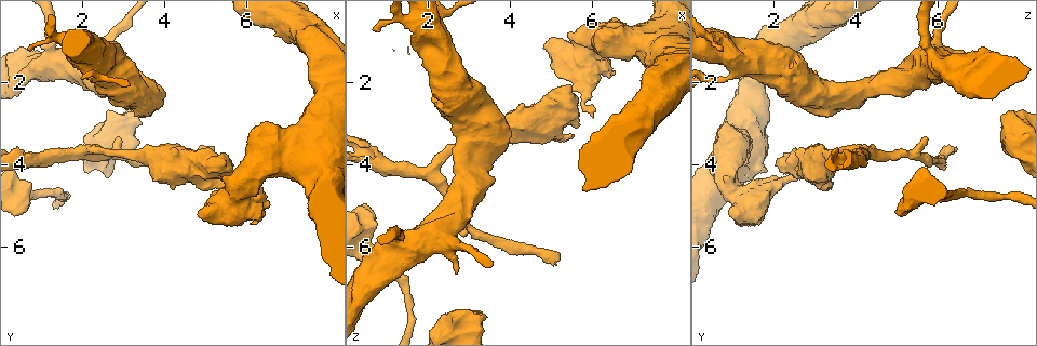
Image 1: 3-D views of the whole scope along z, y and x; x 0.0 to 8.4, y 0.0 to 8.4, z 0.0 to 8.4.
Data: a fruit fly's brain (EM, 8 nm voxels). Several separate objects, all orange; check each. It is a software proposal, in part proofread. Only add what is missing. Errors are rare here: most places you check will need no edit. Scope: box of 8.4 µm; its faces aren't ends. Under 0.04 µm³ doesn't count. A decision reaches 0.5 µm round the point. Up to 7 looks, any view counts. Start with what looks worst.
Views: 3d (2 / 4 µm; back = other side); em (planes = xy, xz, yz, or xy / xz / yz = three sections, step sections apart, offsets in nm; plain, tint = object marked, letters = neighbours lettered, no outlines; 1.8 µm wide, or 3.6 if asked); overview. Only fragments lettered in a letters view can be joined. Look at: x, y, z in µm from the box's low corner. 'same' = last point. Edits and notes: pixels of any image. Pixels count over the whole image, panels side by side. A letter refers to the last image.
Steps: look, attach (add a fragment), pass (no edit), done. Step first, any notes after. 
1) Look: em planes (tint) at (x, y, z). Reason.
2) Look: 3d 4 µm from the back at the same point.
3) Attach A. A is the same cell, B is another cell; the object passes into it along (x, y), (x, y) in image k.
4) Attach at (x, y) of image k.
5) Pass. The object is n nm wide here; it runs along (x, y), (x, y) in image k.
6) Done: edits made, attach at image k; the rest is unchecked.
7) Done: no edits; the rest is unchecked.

Look: em planes (letters) at (5.20, 3.65, 6.25). Branch stops here.

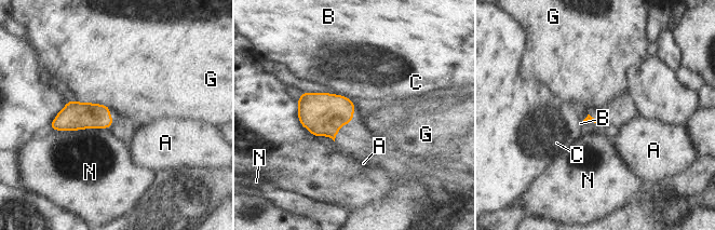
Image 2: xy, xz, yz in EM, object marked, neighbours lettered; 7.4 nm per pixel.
Pass. A, B, C, G and N are other cells; a border runs along (73, 99), (105, 104), (110, 108) in image 2; no lettered fragment goes on from it.

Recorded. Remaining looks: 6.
Look: em planes (letters) at (5.55, 4.55, 3.30). Free end.

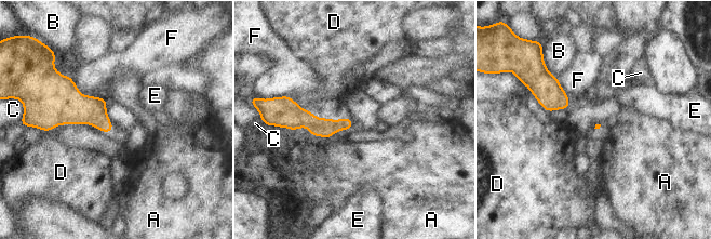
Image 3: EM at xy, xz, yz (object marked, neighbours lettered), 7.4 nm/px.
Pass. The longest contact is with F, 300 nm; A, B, C, D, E and F are other cells; no lettered fragment goes on from it.

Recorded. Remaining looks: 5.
Look: em planes (letters) at (0.75, 4.45, 5.50). Branch stops here.

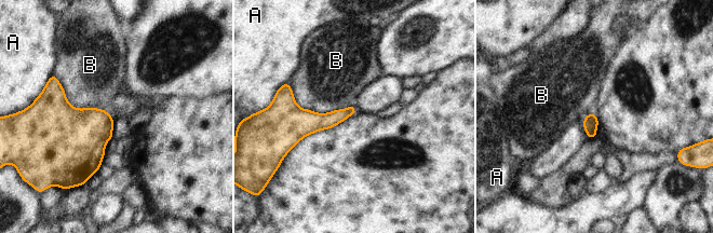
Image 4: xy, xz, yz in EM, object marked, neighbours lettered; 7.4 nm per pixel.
Pass. The longest contact is with B, 500 nm; A and B are other cells; no lettered fragment goes on from it.

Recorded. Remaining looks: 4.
Done: no edits; the rest is unchecked.

